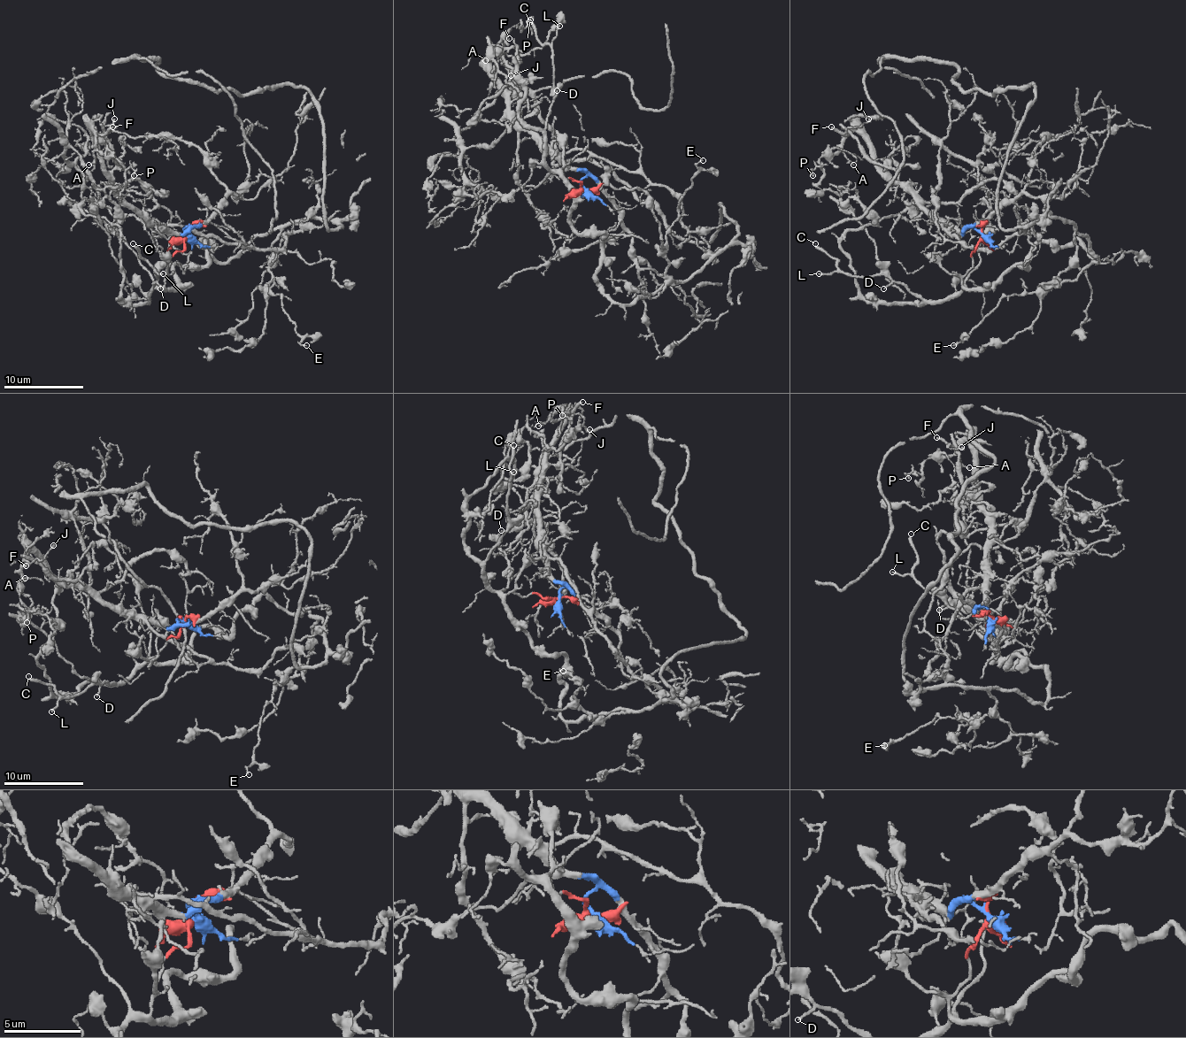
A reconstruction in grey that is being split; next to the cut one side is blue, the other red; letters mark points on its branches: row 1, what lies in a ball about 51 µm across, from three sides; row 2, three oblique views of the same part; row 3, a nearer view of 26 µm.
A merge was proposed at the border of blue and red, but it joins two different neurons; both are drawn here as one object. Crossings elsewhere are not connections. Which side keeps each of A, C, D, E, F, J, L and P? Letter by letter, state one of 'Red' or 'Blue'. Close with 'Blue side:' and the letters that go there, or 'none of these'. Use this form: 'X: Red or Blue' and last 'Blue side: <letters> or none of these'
A: Blue
C: Red
D: Red
E: Red
F: Blue
J: Blue
L: Red
P: Blue
Blue side: A, F, J, P

